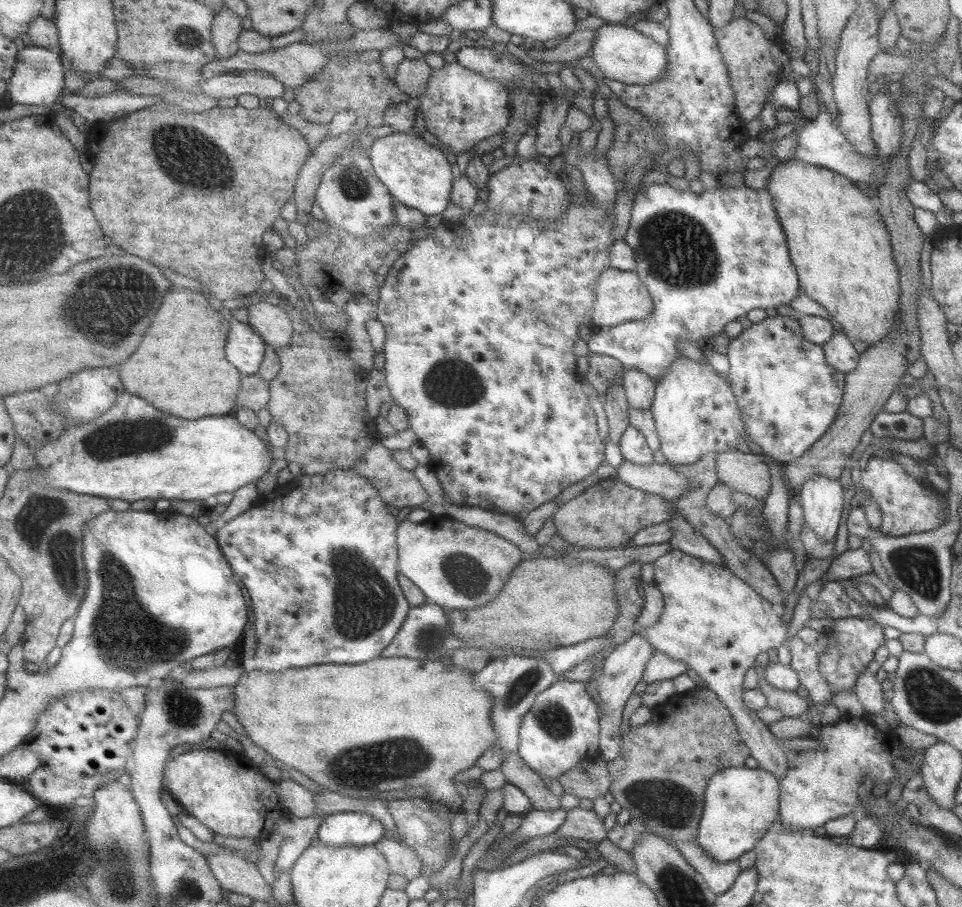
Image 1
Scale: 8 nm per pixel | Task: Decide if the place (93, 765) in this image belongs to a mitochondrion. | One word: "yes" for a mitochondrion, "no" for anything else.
no

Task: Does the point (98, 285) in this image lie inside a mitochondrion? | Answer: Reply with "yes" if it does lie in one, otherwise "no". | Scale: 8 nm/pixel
yes

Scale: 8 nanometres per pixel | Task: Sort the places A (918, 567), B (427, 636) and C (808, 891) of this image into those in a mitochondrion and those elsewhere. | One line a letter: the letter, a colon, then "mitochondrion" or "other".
A: mitochondrion
B: mitochondrion
C: other

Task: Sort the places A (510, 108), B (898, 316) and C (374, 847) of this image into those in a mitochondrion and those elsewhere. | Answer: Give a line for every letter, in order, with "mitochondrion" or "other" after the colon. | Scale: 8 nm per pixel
A: other
B: other
C: other

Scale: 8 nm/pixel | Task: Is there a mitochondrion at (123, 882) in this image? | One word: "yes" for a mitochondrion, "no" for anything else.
yes

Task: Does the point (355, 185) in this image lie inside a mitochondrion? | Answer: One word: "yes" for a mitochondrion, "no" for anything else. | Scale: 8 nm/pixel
yes

